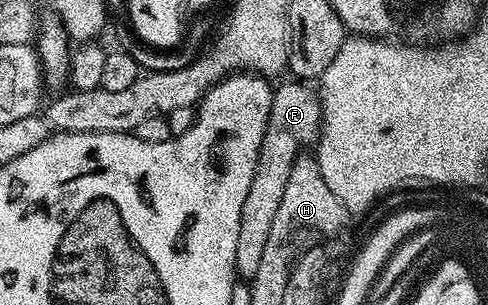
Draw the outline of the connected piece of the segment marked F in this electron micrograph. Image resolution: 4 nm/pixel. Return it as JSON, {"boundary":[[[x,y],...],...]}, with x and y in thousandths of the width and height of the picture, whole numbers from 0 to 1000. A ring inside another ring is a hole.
{"boundary":[[[592,262],[578,285],[561,295],[557,354],[549,374],[549,420],[541,433],[541,459],[533,479],[529,548],[516,577],[516,603],[508,616],[508,643],[500,652],[500,682],[492,682],[492,764],[484,784],[486,908],[510,918],[525,905],[525,879],[533,869],[541,800],[549,800],[549,761],[557,748],[557,718],[566,708],[566,682],[574,682],[574,643],[582,643],[582,613],[590,603],[590,564],[598,564],[598,538],[621,502],[619,466],[650,469],[660,443],[660,328],[641,279],[619,262]]]}

